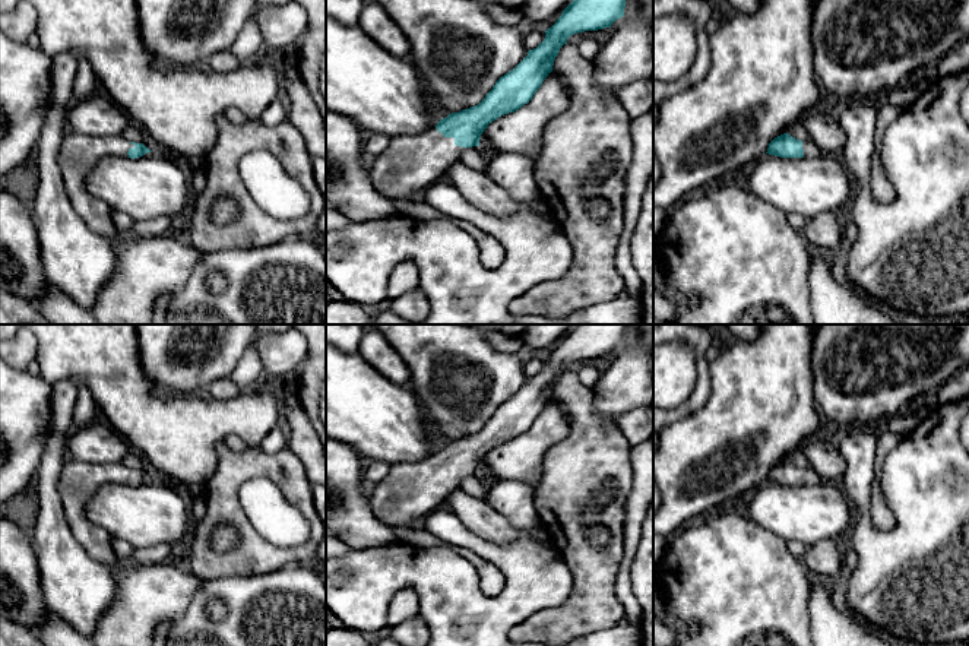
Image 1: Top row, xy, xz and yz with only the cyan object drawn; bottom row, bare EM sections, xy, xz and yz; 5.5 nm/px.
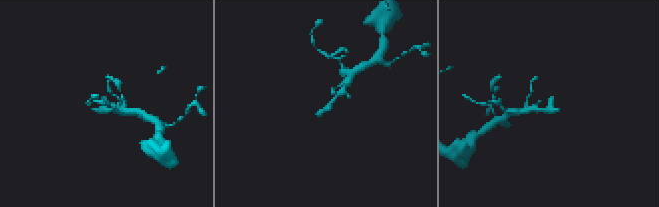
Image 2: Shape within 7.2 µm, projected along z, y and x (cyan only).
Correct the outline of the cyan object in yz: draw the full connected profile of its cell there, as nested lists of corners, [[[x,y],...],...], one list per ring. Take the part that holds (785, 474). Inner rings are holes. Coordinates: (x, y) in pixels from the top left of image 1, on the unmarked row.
[[[783,460],[769,471],[766,481],[780,485],[816,485],[821,478],[813,468],[802,469]]]

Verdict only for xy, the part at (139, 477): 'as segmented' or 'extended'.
extended

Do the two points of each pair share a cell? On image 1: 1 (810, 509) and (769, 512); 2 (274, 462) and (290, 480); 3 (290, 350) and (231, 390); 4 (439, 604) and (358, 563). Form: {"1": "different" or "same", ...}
{"1": "same", "2": "same", "3": "different", "4": "same"}

